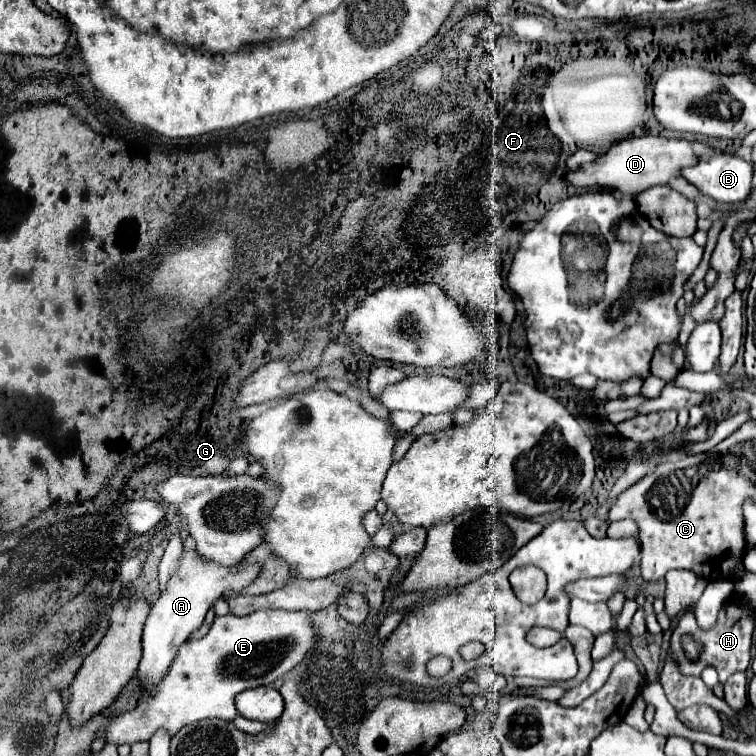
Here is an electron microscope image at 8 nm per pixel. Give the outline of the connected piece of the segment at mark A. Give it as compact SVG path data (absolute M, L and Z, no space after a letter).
M182 550L178 568L170 576L166 592L152 606L144 626L144 636L142 636L144 656L140 660L138 672L134 674L134 678L138 678L138 682L142 684L144 692L150 692L156 684L160 684L168 666L174 660L178 646L186 642L196 628L200 628L208 608L214 606L214 602L224 594L244 590L252 580L256 580L258 572L260 564L256 562L248 564L246 560L242 560L236 566L226 568L226 566L216 566L216 562L204 562L204 558L200 558L200 554L196 554L194 550Z

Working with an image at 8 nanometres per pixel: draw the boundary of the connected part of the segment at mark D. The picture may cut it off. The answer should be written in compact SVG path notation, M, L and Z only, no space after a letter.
M642 136L642 138L626 138L614 144L606 154L598 160L584 164L580 170L568 172L568 180L576 186L610 186L620 194L638 194L658 184L666 184L674 174L680 174L682 168L694 166L698 162L698 154L692 150L690 140L668 140L660 136Z

